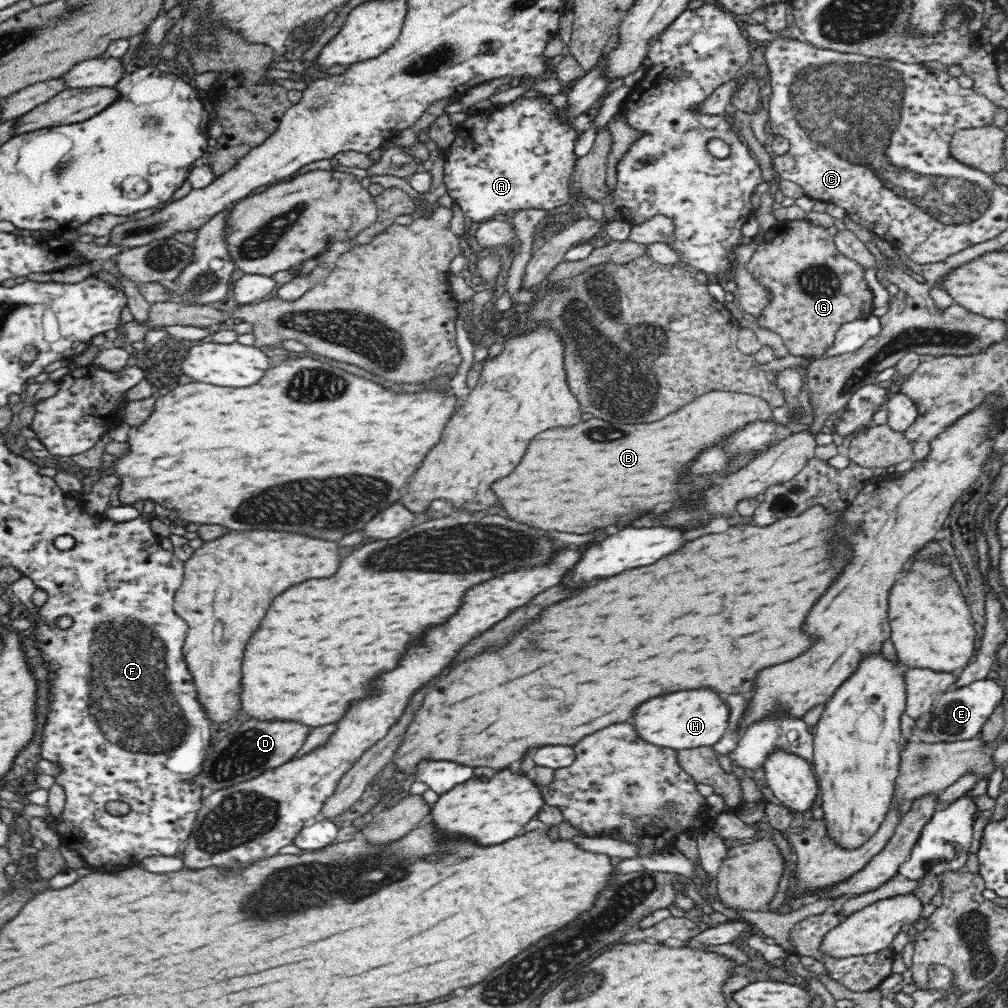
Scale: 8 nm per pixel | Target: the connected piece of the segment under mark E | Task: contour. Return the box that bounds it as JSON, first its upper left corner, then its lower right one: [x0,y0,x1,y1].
[929,677,1006,742]

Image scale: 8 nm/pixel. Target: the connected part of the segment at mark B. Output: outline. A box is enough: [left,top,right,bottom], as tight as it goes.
[492,392,774,534]

